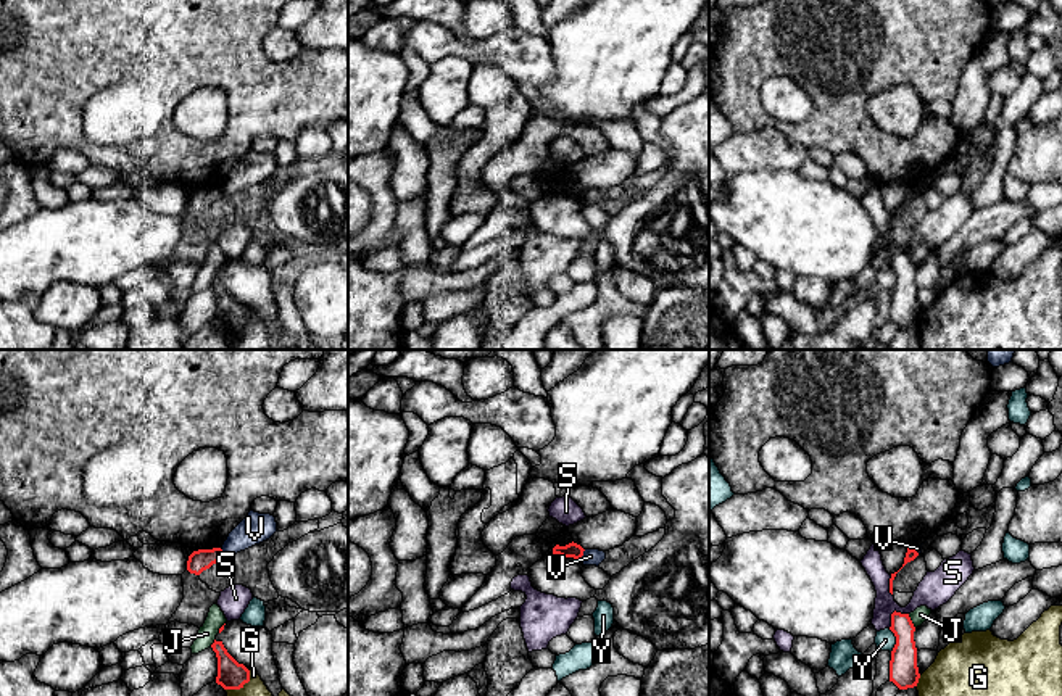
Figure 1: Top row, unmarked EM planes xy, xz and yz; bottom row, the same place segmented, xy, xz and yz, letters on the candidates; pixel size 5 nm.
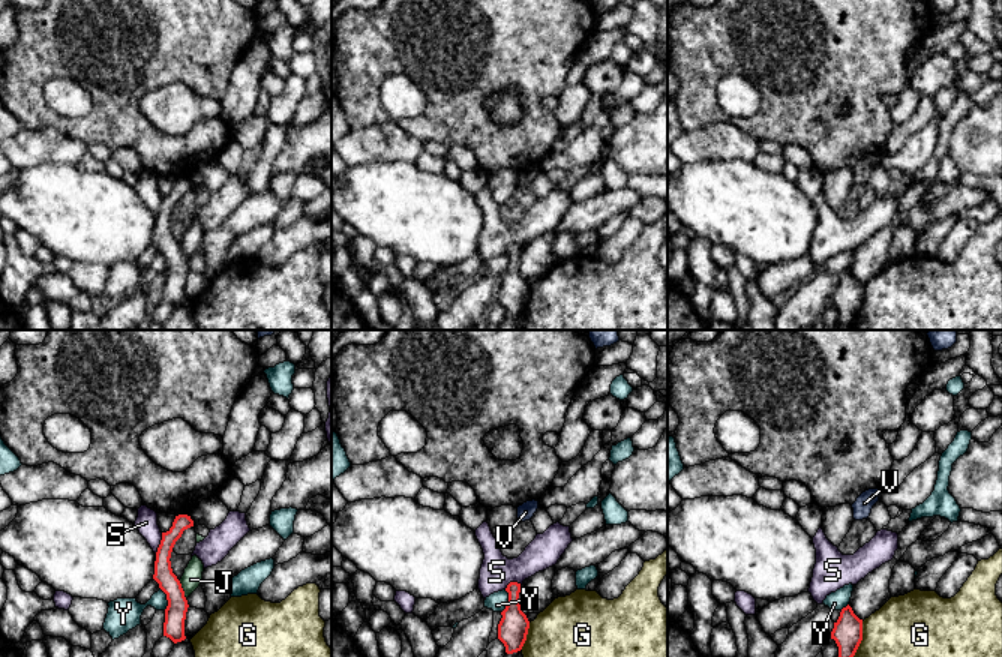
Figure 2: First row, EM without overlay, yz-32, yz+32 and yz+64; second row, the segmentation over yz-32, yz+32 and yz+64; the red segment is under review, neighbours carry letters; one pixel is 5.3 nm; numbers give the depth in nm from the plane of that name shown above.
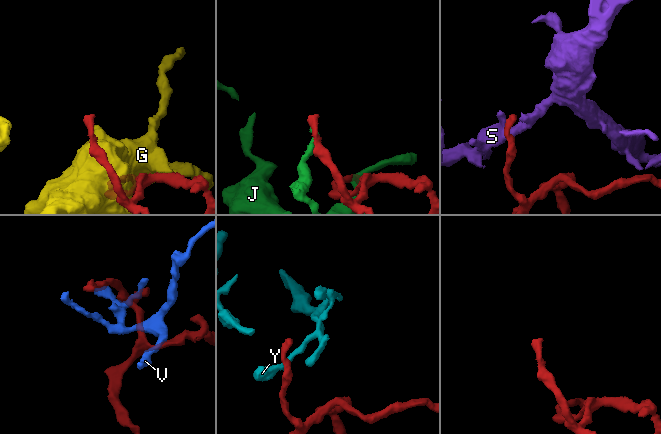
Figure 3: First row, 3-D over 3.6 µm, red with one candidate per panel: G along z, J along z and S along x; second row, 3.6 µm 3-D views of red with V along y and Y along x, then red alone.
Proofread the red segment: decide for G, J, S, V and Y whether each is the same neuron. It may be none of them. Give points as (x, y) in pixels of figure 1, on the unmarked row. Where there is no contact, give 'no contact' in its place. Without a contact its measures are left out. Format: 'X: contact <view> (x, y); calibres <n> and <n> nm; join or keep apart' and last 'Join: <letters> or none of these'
G: contact xy (242, 324); calibres 140 and 240 nm; keep apart
J: contact yz (911, 260); calibres 140 and 80 nm; keep apart
S: contact yz (893, 252); calibres 130 and 170 nm; keep apart
V: contact xz (582, 194); calibres 80 and 80 nm; keep apart
Y: contact yz (896, 279); calibres 140 and 110 nm; keep apart
Join: none of these

